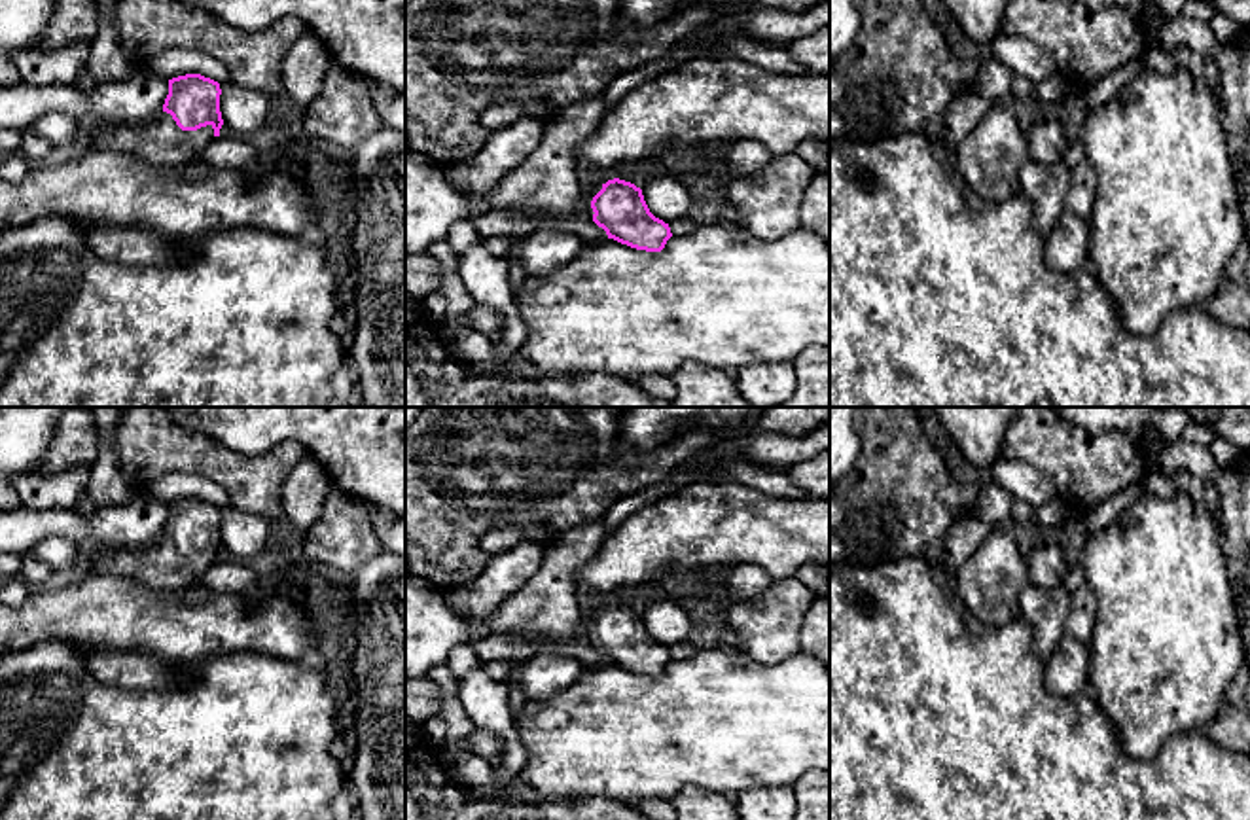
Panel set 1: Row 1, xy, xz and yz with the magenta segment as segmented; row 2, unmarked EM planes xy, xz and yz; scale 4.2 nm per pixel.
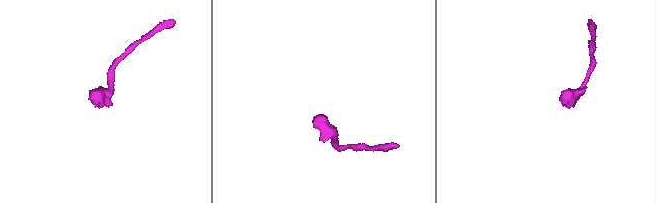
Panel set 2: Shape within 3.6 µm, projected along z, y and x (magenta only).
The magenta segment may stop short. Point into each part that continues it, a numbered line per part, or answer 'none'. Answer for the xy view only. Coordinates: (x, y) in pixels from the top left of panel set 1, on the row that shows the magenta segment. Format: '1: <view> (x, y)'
1: xy (160, 141)

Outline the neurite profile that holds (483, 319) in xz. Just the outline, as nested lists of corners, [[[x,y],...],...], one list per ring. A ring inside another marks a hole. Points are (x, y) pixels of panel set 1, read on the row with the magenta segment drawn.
[[[475,305],[460,322],[489,335],[504,328],[504,316],[487,305]]]

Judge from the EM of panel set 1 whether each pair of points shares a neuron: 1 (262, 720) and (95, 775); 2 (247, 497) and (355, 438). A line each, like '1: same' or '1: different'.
1: same
2: different

